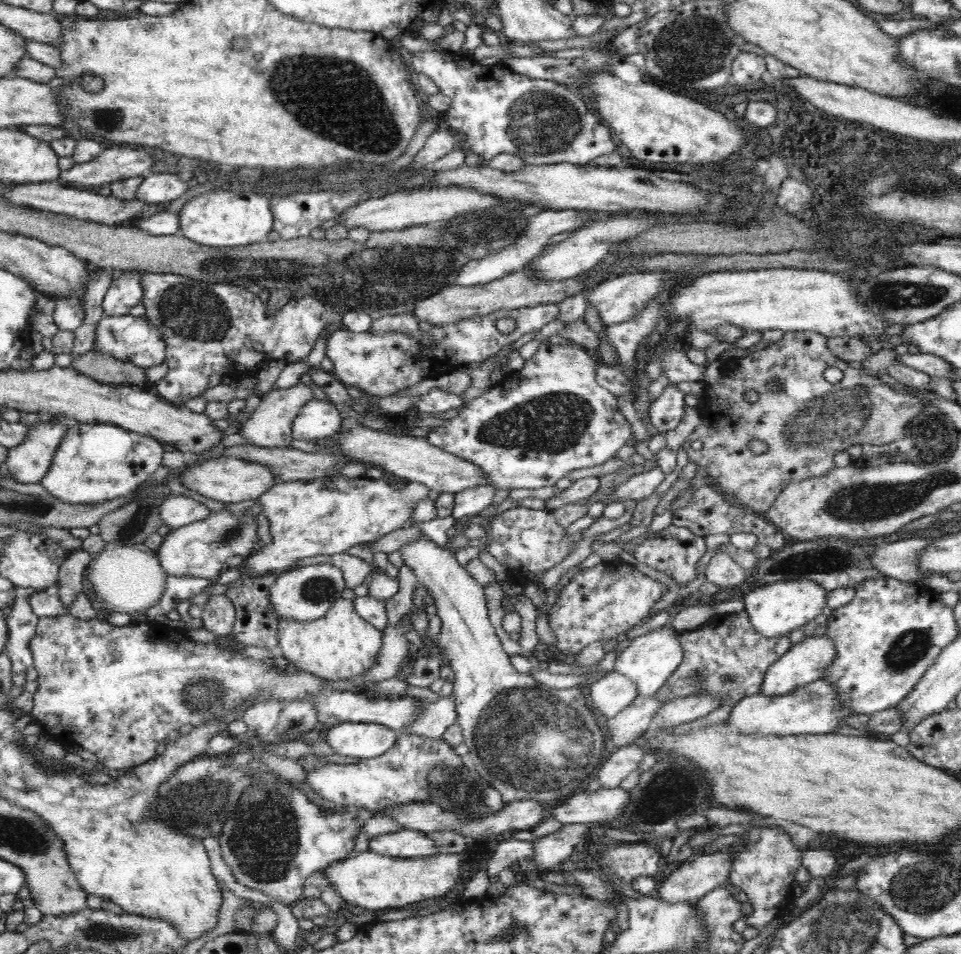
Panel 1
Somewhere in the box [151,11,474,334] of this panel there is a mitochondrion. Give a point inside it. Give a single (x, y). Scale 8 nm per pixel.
(314, 91)

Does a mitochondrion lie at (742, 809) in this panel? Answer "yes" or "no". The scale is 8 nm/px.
no

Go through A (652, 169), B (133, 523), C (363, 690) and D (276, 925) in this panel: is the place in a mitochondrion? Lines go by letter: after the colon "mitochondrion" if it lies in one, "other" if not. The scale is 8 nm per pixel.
A: other
B: mitochondrion
C: other
D: other

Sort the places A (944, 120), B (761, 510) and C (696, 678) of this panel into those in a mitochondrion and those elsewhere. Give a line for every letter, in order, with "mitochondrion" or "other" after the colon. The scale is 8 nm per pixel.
A: other
B: other
C: mitochondrion

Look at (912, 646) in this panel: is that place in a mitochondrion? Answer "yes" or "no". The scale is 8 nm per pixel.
yes

